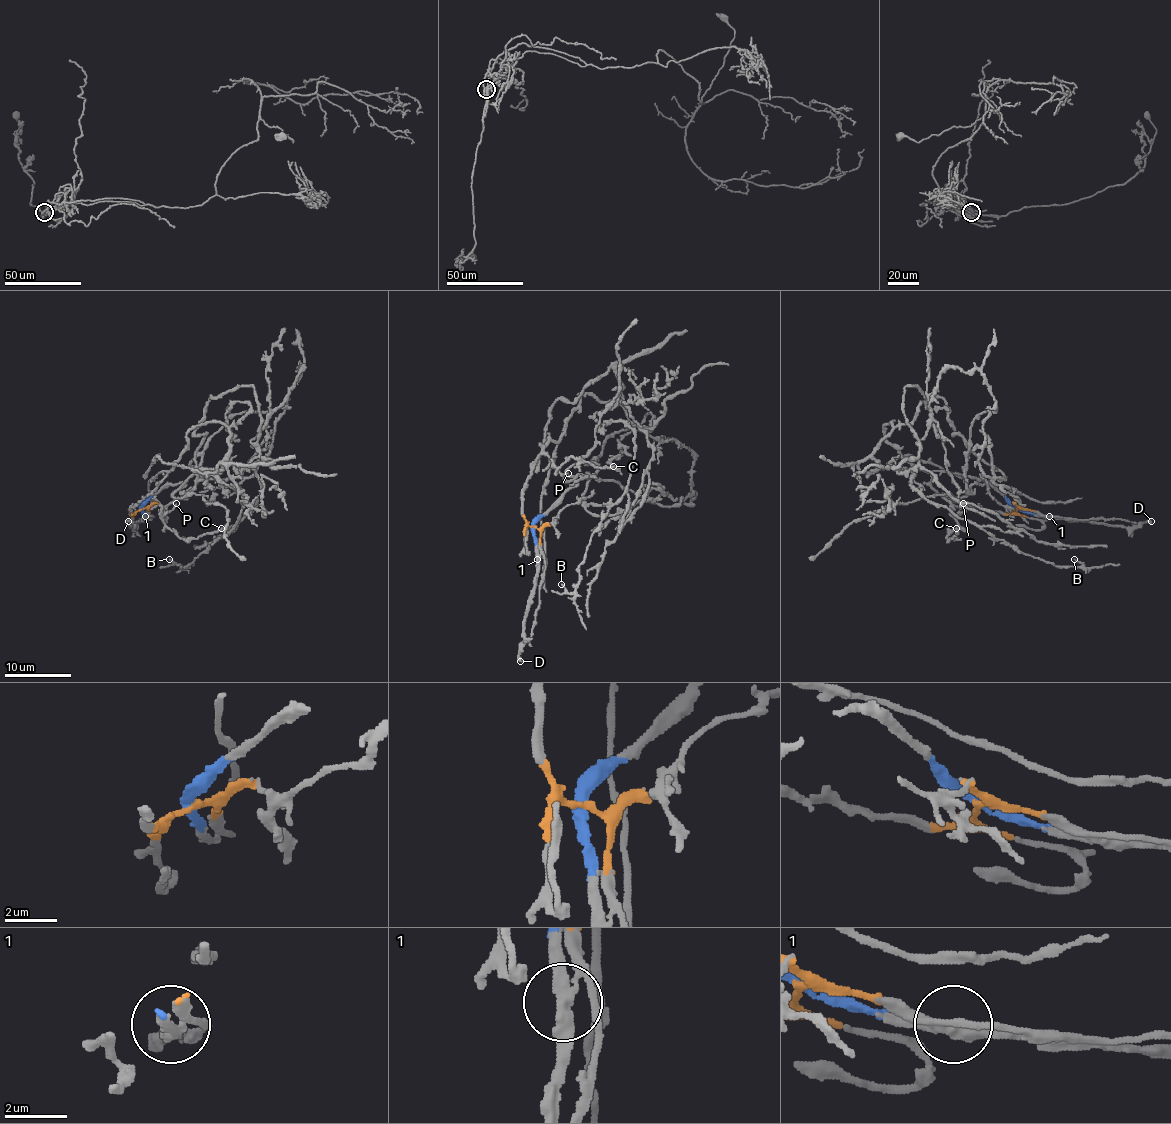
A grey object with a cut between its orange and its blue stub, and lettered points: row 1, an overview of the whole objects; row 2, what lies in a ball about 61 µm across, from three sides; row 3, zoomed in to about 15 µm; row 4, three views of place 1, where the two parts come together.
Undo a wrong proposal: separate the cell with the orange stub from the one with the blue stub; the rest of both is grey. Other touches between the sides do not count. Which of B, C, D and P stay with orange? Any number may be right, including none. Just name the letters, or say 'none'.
B, C, P

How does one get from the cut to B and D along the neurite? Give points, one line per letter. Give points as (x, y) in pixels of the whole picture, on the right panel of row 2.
B: (1017, 508), (952, 503), (884, 425), (873, 456), (909, 470), (931, 501), (1028, 556), (1083, 564), (1073, 559)
D: (1017, 508), (1042, 516), (1073, 518), (1113, 526), (1139, 526), (1151, 521)

